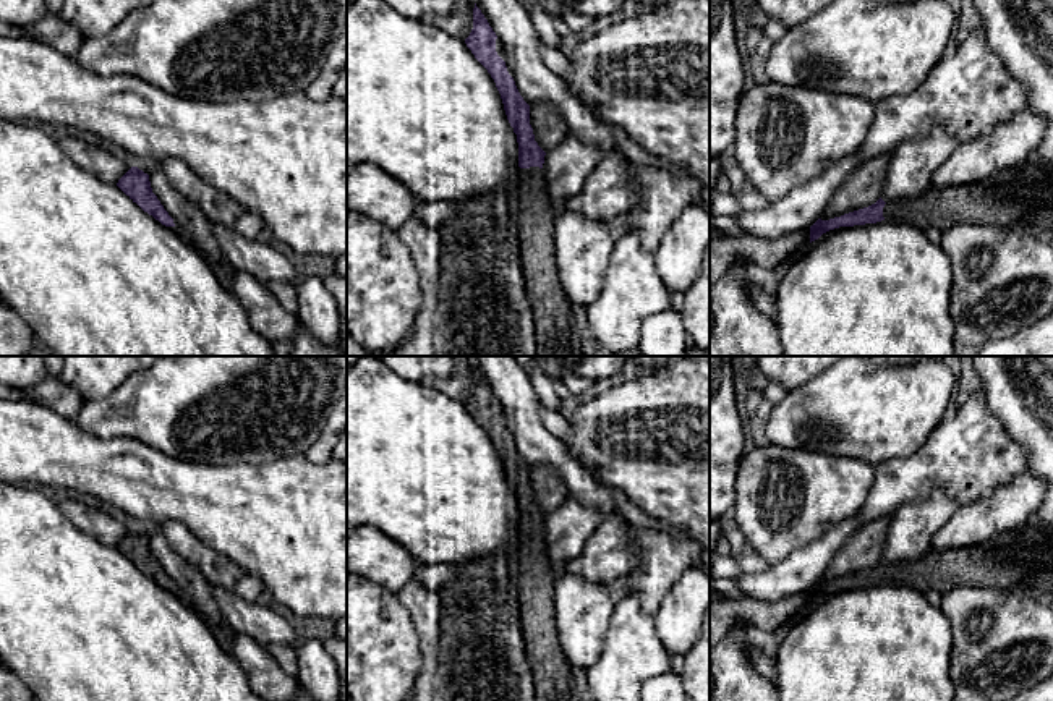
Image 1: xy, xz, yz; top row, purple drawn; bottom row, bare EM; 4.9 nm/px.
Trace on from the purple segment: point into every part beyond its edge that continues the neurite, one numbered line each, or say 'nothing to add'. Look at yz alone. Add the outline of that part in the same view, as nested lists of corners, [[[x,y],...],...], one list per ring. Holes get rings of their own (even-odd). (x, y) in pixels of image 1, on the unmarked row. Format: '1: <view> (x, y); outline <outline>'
1: yz (1000, 564); outline [[[1012,531],[1003,537],[996,537],[967,549],[953,549],[935,552],[928,550],[923,557],[910,563],[885,567],[885,583],[909,586],[927,594],[928,591],[946,593],[959,586],[988,588],[988,589],[1022,589],[1021,583],[1027,570],[1035,565],[1035,555],[1040,549],[1047,550],[1043,562],[1053,562],[1053,539],[1040,534],[1032,537],[1029,531]]]

